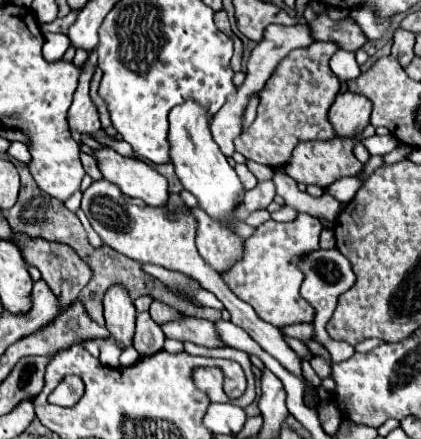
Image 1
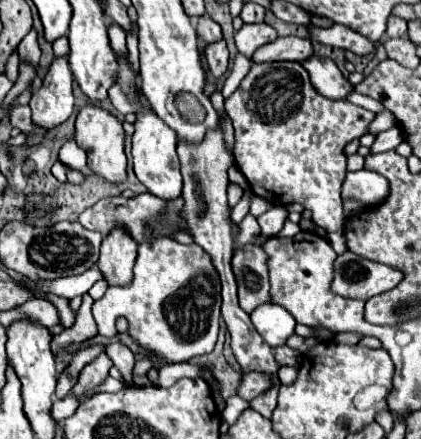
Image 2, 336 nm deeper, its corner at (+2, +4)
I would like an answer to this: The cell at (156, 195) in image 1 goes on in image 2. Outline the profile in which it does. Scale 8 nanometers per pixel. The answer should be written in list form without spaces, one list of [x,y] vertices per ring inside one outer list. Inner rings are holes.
[[[94,105],[82,107],[78,117],[76,117],[76,135],[74,135],[74,139],[86,151],[88,167],[96,175],[100,175],[100,177],[104,177],[104,179],[108,179],[112,183],[118,183],[118,181],[126,179],[124,129],[122,129],[122,123],[112,113],[108,113],[102,107],[94,107]]]

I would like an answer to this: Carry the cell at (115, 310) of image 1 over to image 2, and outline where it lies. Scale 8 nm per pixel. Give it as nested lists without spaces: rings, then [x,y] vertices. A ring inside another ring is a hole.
[[[114,227],[102,241],[98,267],[108,285],[128,285],[132,281],[132,267],[138,243],[124,227]]]

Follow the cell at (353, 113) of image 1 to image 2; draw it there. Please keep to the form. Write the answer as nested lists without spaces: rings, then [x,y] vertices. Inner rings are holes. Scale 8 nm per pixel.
[[[312,55],[306,61],[302,61],[302,65],[308,71],[314,89],[318,89],[320,95],[328,99],[346,99],[346,95],[352,91],[352,85],[340,73],[332,59]]]

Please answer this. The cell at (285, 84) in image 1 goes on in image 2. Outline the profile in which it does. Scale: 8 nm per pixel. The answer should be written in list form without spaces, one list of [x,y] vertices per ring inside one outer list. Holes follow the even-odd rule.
[[[294,61],[252,65],[240,87],[224,101],[224,107],[234,125],[234,161],[250,183],[250,189],[254,189],[254,195],[264,197],[272,205],[304,205],[312,211],[314,223],[326,229],[326,233],[342,229],[344,211],[340,189],[346,177],[344,147],[352,139],[360,139],[366,133],[374,113],[352,105],[346,99],[326,99],[318,95],[302,63]]]

